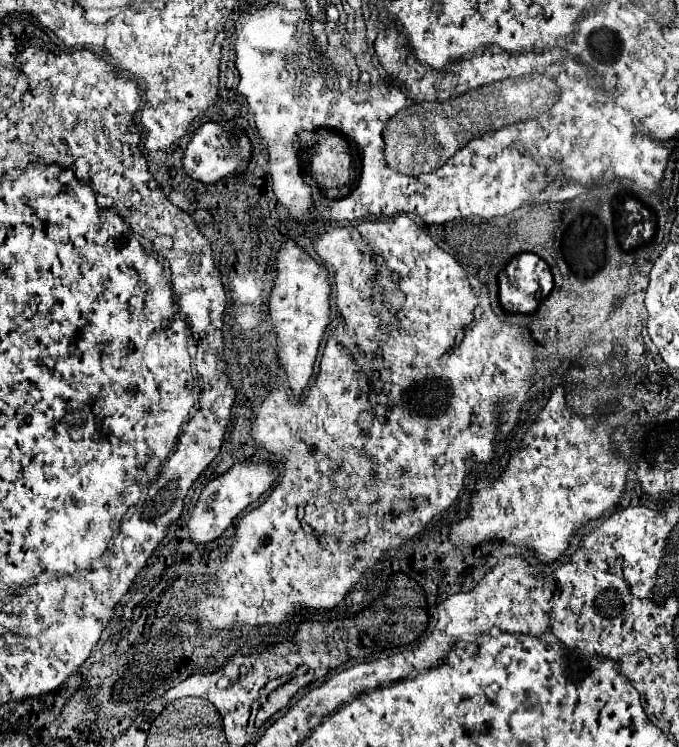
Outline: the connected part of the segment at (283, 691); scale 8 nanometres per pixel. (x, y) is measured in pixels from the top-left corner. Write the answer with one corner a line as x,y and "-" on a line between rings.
307,671
304,675
294,677
284,685
280,685
278,689
274,689
268,695
268,701
264,705
260,705
260,709
256,713
256,721
254,721
256,729
260,729
266,723
266,719
270,719
274,713
287,707
293,696
311,682
313,682
312,673

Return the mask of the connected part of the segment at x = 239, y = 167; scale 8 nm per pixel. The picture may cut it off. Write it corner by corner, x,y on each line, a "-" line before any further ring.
206,123
196,131
192,141
188,143
188,149
184,153
184,169
192,179
198,179
202,183
216,183
230,175
242,175
248,167
250,157
252,157
252,145
246,133
240,131
238,141
232,141
228,137
228,131
220,123

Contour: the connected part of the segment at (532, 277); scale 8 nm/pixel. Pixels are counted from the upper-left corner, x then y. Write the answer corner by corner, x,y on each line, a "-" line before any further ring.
520,253
498,273
498,297
506,313
530,315
552,291
548,263
536,253

